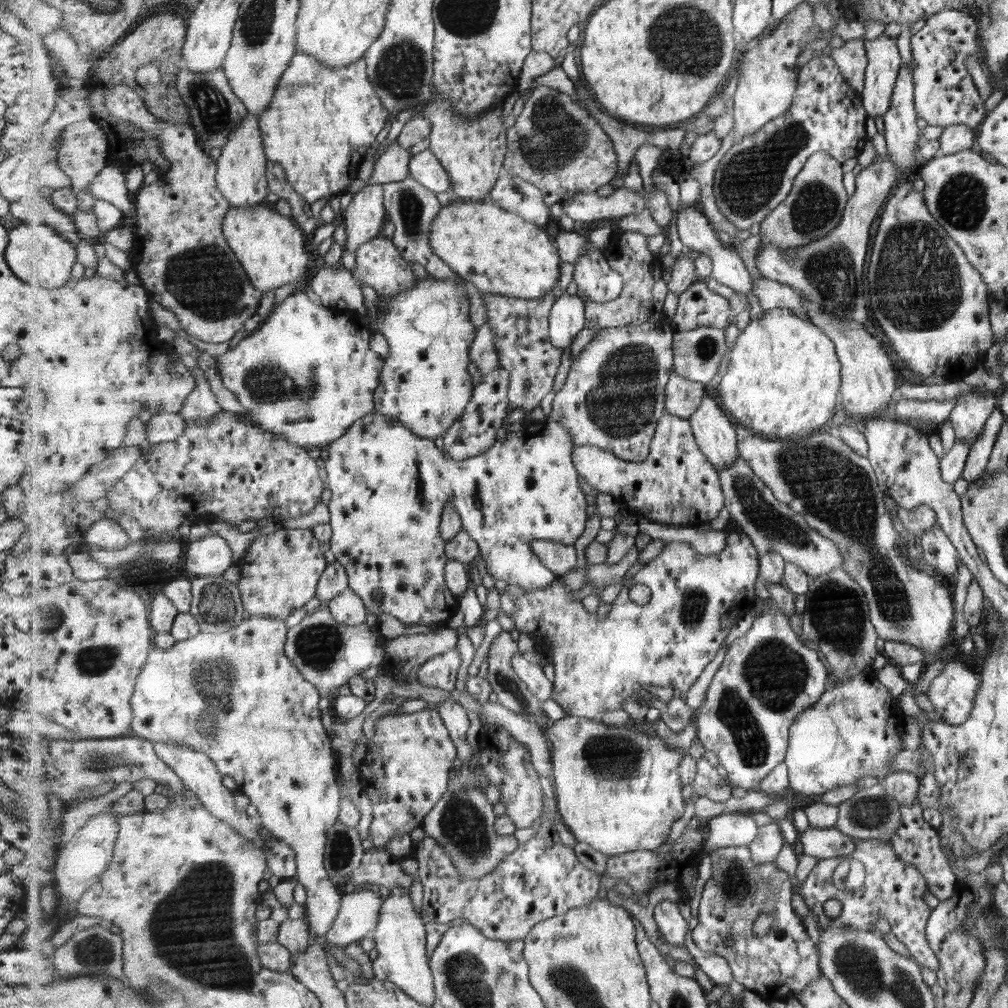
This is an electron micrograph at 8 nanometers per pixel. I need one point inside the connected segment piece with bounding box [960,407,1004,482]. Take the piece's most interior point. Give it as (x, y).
(978, 453)

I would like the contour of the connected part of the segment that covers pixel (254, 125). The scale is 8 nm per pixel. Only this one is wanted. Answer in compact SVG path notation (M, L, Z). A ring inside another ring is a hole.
M247 114L241 124L231 132L222 155L218 160L217 186L221 194L230 202L231 208L249 208L255 204L266 203L270 192L267 178L267 165L270 162L263 146L263 134L259 130L257 114Z

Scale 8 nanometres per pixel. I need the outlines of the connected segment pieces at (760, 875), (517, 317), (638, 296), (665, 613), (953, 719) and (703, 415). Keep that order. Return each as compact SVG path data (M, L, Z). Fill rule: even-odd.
M749 847L720 848L709 855L712 859L712 874L704 884L699 904L699 925L692 930L694 941L707 952L715 952L729 960L735 980L756 991L764 999L779 1001L797 997L809 984L821 978L820 952L804 926L804 920L794 911L792 905L793 888L786 883L785 872L777 868L775 862L755 865ZM777 914L776 929L761 937L755 932L755 924L760 915ZM727 937L733 937L733 946L727 946Z
M551 290L547 297L534 300L520 300L503 295L482 293L484 306L486 307L486 324L491 326L496 339L496 348L499 350L500 368L510 373L509 402L513 408L521 407L527 412L533 410L535 406L541 404L541 400L553 392L555 386L555 376L559 372L561 360L563 360L563 350L556 348L550 340L550 315L553 306L556 304L555 296Z
M616 230L609 244L605 246L604 254L609 264L621 273L624 278L624 289L620 298L607 303L586 303L587 328L604 330L605 328L619 328L621 326L640 326L644 322L653 321L662 324L669 322L665 318L665 300L669 294L669 284L663 280L661 256L651 252L647 246L645 234L633 230Z
M736 530L734 532L728 532L726 546L718 554L701 555L697 553L697 550L693 550L693 546L690 546L689 543L686 542L671 541L669 544L666 544L663 552L649 561L635 574L635 576L633 576L633 578L630 578L625 584L623 591L621 591L621 594L618 596L618 599L612 605L612 609L604 617L598 617L596 612L587 612L587 610L583 608L581 599L577 598L577 600L575 600L575 598L572 598L572 592L575 591L570 591L561 584L560 576L545 590L523 591L520 587L512 585L507 586L502 594L501 609L515 619L515 626L517 629L522 633L529 633L533 636L535 640L534 649L542 659L547 658L547 663L552 665L554 672L554 694L552 698L564 709L566 714L599 720L605 711L621 709L621 702L631 694L632 688L637 688L640 684L643 684L643 686L678 688L683 695L689 692L689 689L693 688L693 685L696 684L697 679L705 672L707 666L715 660L717 653L719 653L719 649L721 649L721 645L727 640L729 632L733 630L733 626L741 620L741 616L743 616L745 612L749 612L754 608L755 598L757 598L757 594L755 594L757 574L759 574L759 552L757 547L747 533ZM640 583L649 587L652 592L649 602L645 604L637 604L637 602L633 602L631 596L629 596L629 590L631 590L635 584ZM548 653L551 653L551 662L549 662L549 658L547 657Z
M957 661L947 662L924 691L935 714L941 716L941 727L961 724L969 716L973 697L979 686L974 669Z
M709 396L703 398L697 412L689 418L700 450L709 458L709 462L720 472L731 468L731 464L740 456L736 423L719 406L719 402Z

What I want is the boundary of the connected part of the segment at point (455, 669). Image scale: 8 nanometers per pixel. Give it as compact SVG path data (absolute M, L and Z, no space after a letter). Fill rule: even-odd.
M455 648L445 654L430 658L420 666L416 678L419 683L427 687L453 690L457 686L461 661L463 661L461 650Z

